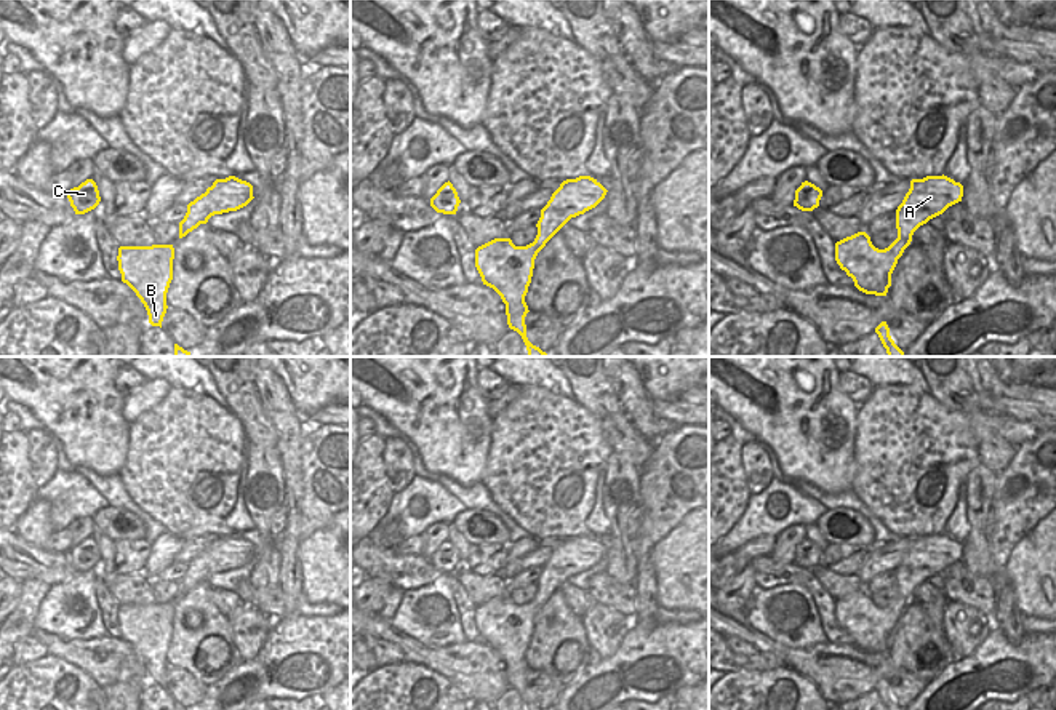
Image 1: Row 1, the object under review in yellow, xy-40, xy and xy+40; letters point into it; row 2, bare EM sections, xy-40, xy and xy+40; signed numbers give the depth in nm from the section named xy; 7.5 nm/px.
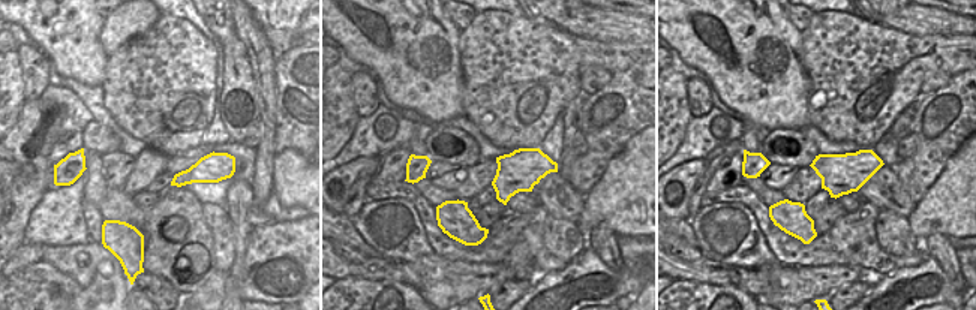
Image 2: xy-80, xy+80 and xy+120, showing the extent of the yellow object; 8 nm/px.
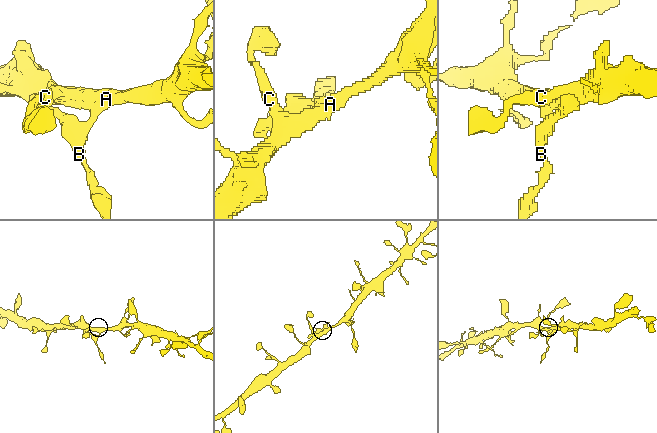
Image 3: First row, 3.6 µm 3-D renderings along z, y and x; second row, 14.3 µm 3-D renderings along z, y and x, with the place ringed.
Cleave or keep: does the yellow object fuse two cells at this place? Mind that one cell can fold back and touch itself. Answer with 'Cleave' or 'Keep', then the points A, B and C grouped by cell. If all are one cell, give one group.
Cleave. Groups: A C / B

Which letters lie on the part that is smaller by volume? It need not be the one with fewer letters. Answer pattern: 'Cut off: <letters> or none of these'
Cut off: B

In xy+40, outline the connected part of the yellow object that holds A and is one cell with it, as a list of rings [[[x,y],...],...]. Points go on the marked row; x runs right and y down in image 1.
[[[944,174],[912,179],[909,192],[896,209],[898,238],[893,256],[901,257],[910,245],[914,232],[949,206],[962,201],[962,197],[963,185]]]

